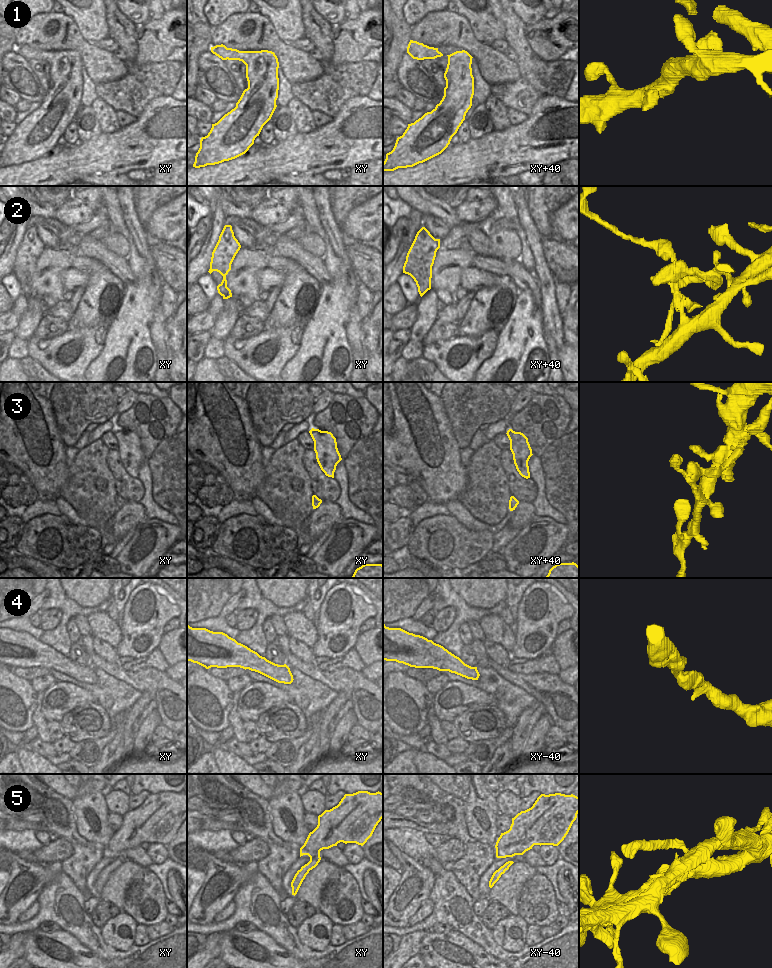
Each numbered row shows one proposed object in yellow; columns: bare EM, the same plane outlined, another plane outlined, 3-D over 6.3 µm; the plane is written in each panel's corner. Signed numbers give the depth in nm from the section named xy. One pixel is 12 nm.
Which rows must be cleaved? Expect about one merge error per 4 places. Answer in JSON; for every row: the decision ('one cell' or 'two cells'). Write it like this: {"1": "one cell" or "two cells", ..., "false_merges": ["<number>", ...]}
{"1": "one cell", "2": "two cells", "3": "one cell", "4": "one cell", "5": "one cell", "false_merges": ["2"]}

